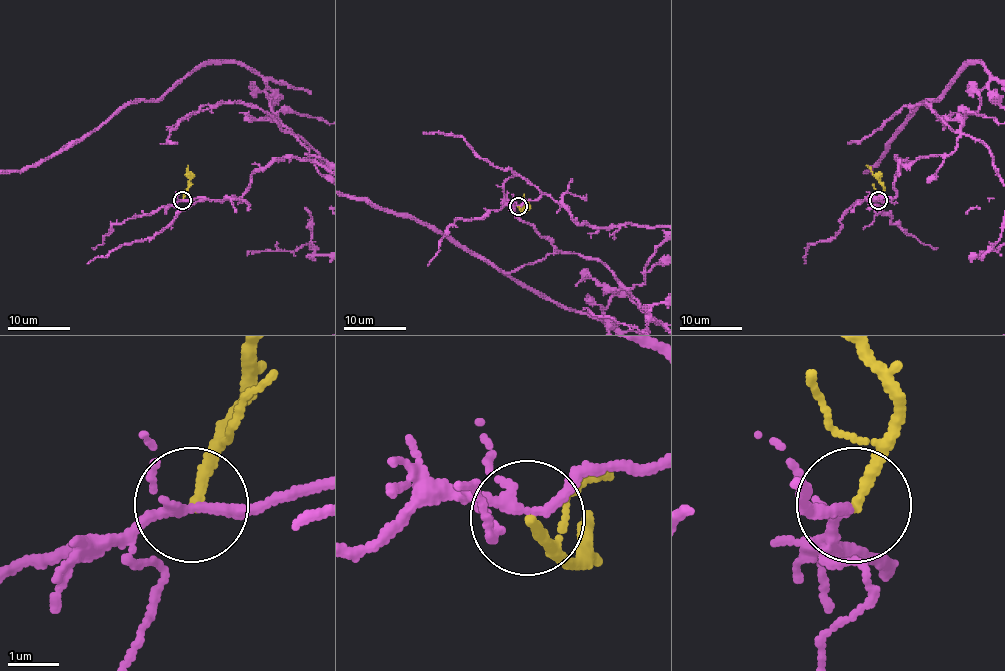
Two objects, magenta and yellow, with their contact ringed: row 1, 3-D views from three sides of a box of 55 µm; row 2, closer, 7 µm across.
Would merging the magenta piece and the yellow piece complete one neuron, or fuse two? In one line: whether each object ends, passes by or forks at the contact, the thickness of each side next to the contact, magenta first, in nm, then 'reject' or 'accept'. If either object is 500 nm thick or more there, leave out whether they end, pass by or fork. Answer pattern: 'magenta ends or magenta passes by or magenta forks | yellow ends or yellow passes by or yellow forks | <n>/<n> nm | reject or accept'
magenta forks | yellow ends | 160/200 nm | reject

